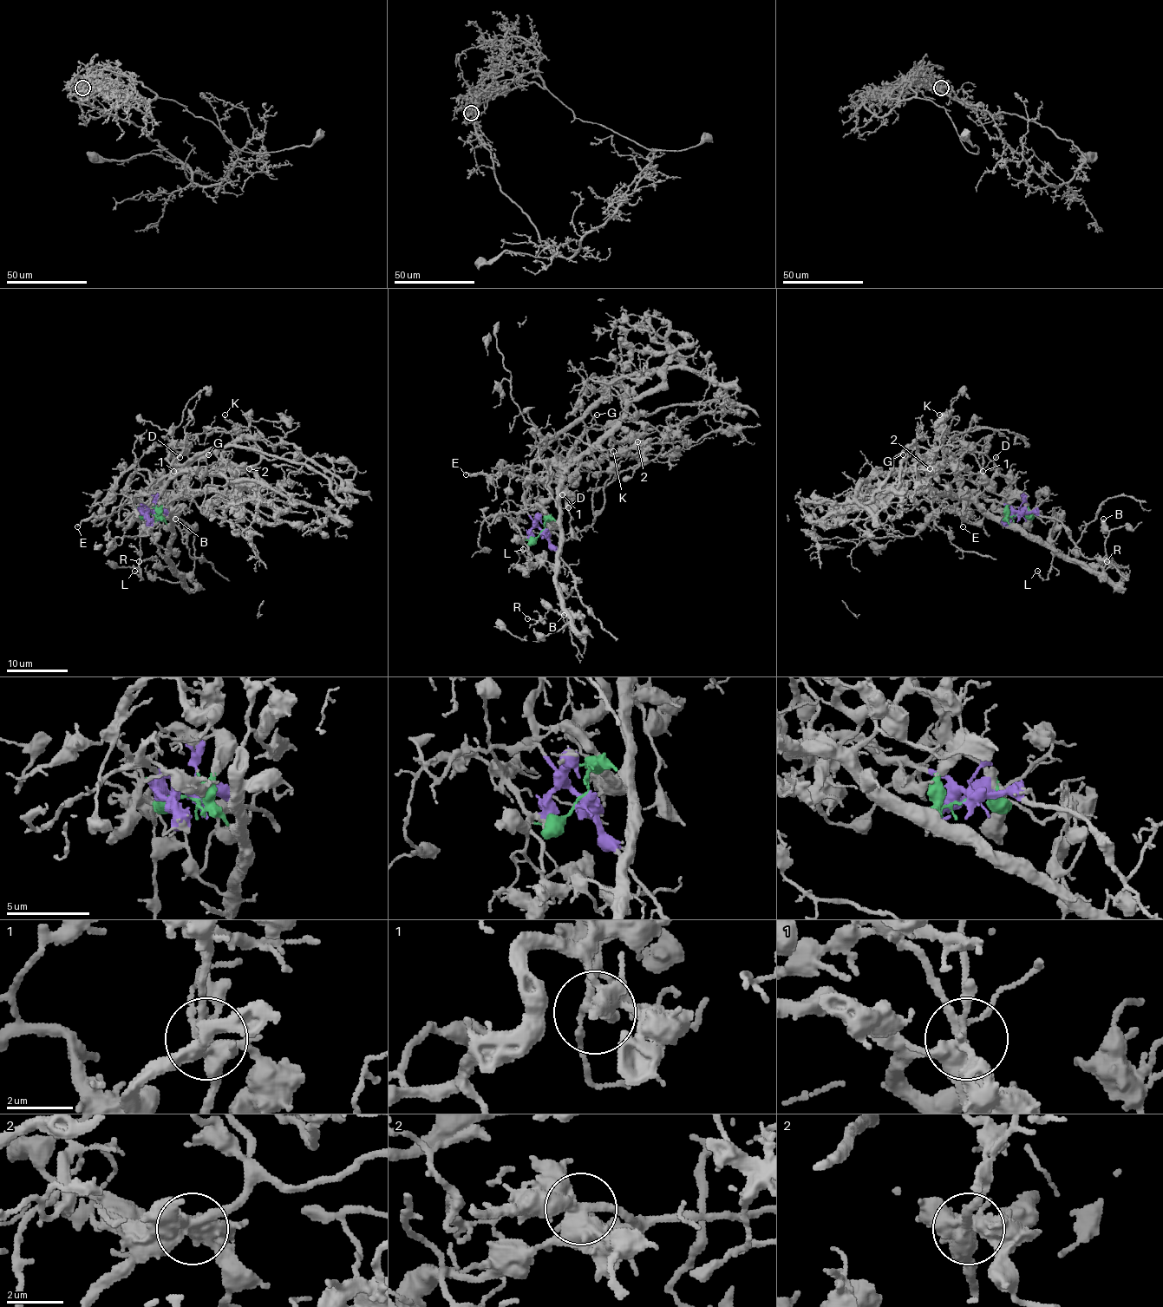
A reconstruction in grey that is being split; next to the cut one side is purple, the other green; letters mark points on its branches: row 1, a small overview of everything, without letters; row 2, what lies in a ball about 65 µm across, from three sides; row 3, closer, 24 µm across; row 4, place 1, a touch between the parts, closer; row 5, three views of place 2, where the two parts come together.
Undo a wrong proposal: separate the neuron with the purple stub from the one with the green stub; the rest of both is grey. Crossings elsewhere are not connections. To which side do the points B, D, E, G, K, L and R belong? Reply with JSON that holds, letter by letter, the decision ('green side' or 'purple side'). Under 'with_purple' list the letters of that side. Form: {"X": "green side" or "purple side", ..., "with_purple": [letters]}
{"B": "green side", "D": "green side", "E": "purple side", "G": "purple side", "K": "green side", "L": "green side", "R": "green side", "with_purple": ["E", "G"]}

